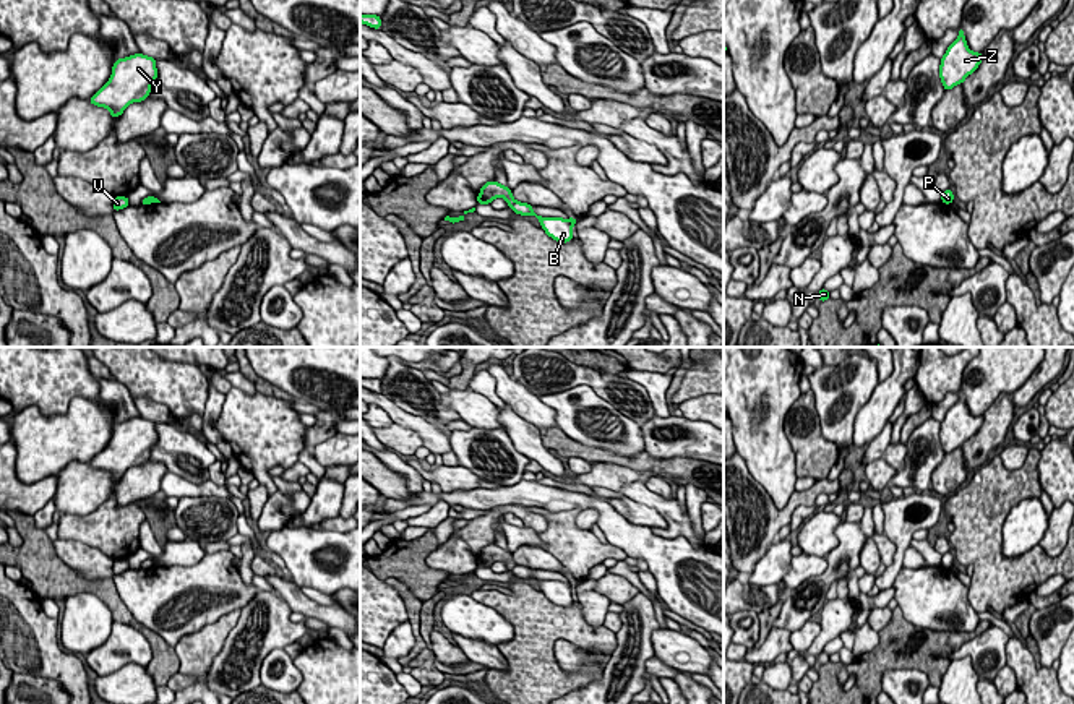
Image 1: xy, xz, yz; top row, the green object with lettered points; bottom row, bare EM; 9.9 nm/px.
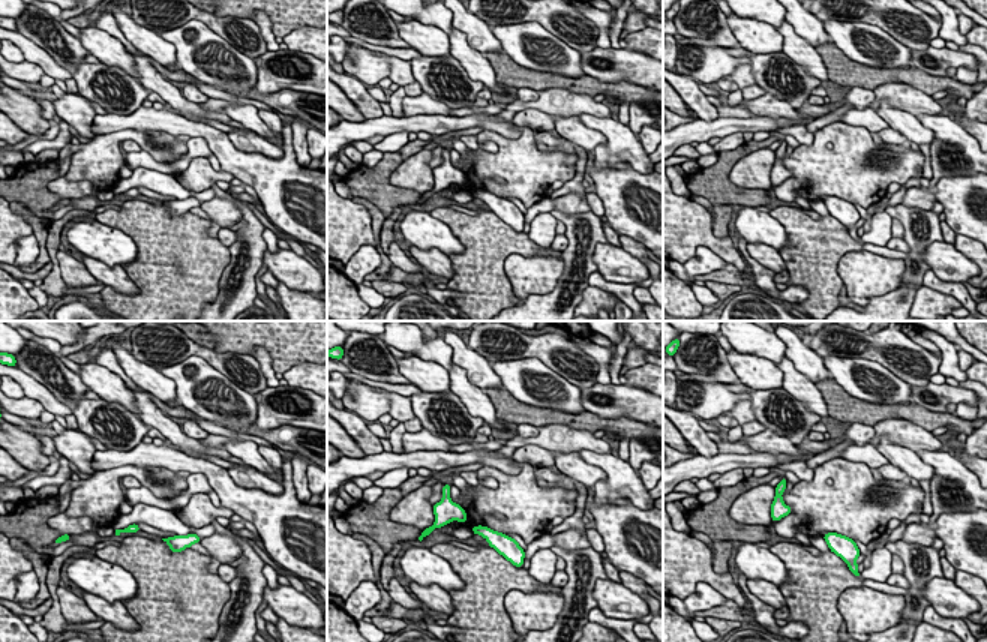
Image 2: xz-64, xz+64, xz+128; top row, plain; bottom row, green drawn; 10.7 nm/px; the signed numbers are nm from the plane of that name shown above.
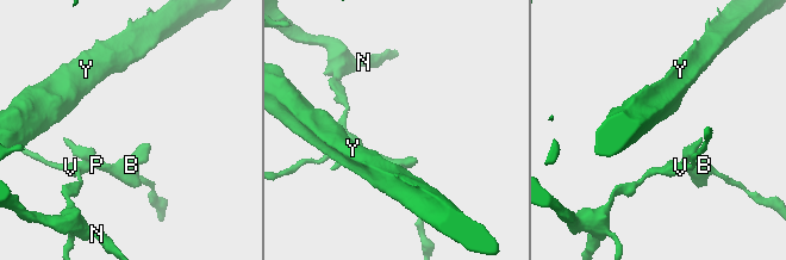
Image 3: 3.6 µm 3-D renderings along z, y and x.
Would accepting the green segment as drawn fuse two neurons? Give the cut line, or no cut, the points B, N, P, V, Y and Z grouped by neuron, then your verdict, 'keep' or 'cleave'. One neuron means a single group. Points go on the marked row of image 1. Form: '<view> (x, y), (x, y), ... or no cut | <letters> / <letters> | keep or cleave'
xz (516, 201), (510, 206) | B P / N V Y Z | cleave

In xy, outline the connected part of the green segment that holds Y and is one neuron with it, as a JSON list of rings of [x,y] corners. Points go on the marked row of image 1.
[[[141,52],[115,60],[109,81],[89,97],[89,102],[107,109],[110,117],[120,117],[130,104],[141,102],[149,96],[159,75],[156,60]]]

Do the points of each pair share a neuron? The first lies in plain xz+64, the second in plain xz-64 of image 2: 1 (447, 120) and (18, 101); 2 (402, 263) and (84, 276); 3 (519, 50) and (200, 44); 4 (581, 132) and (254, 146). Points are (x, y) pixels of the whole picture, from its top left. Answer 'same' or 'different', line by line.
1: different
2: same
3: same
4: same

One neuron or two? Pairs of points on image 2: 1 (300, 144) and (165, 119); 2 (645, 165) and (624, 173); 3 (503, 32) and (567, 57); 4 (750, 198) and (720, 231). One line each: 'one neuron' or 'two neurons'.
1: two neurons
2: two neurons
3: one neuron
4: two neurons

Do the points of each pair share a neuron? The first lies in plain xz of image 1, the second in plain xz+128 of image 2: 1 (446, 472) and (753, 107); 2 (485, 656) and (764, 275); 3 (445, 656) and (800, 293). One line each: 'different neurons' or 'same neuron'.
1: same neuron
2: different neurons
3: different neurons

